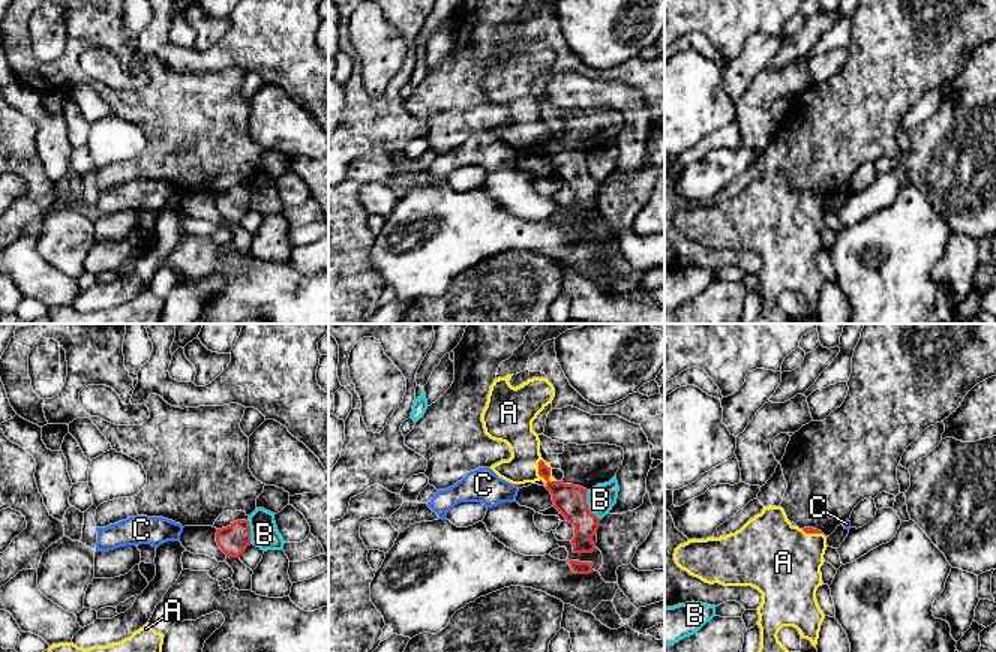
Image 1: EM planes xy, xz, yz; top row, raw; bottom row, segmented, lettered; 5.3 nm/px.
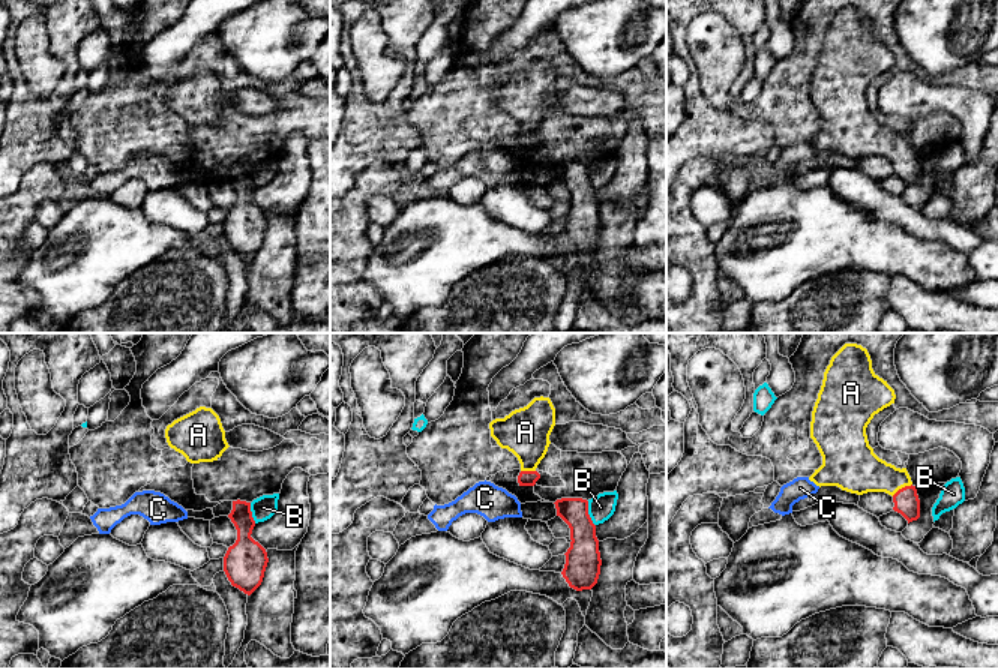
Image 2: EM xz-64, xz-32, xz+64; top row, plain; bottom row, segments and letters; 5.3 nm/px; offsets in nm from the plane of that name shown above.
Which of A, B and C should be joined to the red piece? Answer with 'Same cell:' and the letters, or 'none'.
Same cell: A

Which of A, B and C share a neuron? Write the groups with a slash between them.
A / B / C

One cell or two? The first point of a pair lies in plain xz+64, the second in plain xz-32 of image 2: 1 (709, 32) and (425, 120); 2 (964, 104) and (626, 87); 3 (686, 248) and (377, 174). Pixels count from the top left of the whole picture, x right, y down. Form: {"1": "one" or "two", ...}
{"1": "one", "2": "two", "3": "one"}

